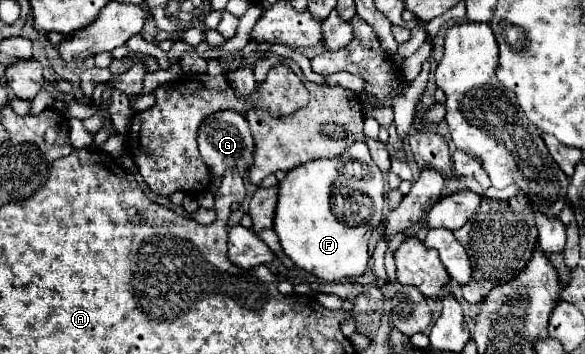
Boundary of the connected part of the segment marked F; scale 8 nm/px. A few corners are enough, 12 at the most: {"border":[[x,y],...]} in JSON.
{"border":[[365,142],[277,184],[273,230],[317,278],[367,268],[385,176]]}

